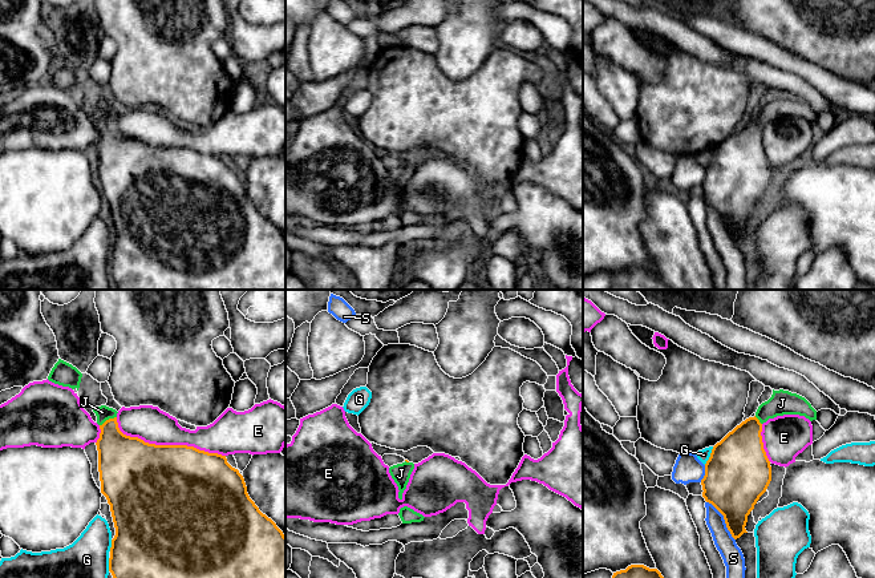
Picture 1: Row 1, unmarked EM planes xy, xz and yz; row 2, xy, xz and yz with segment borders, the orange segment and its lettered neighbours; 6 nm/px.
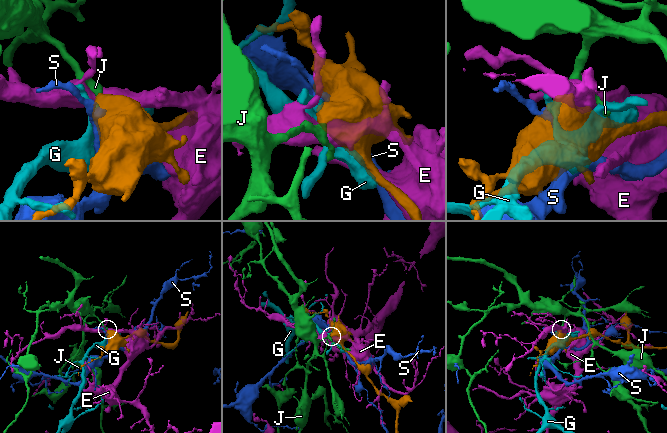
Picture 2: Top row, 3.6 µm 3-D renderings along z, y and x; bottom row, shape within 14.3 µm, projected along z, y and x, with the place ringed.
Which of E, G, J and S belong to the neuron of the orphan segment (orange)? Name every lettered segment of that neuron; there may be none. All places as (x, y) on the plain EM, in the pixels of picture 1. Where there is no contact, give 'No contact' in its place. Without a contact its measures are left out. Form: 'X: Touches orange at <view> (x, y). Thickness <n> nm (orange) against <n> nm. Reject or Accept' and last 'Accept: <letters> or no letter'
E: Touches orange at xy (166, 148). Thickness 500 nm (orange) against 220 nm. Reject
G: Touches orange at yz (711, 158). Thickness 400 nm (orange) against 70 nm. Reject
J: Touches orange at xy (108, 122). Thickness 280 nm (orange) against 90 nm. Accept
S: Touches orange at yz (724, 221). Thickness 380 nm (orange) against 130 nm. Reject
Accept: J

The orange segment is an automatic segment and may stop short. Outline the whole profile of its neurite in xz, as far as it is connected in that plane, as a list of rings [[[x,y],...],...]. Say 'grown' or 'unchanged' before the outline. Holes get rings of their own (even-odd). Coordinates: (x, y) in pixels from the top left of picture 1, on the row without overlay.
grown; [[[405,162],[402,166],[397,166],[389,170],[389,175],[398,189],[398,201],[402,202],[402,195],[406,191],[410,177],[414,171],[414,166]]]

